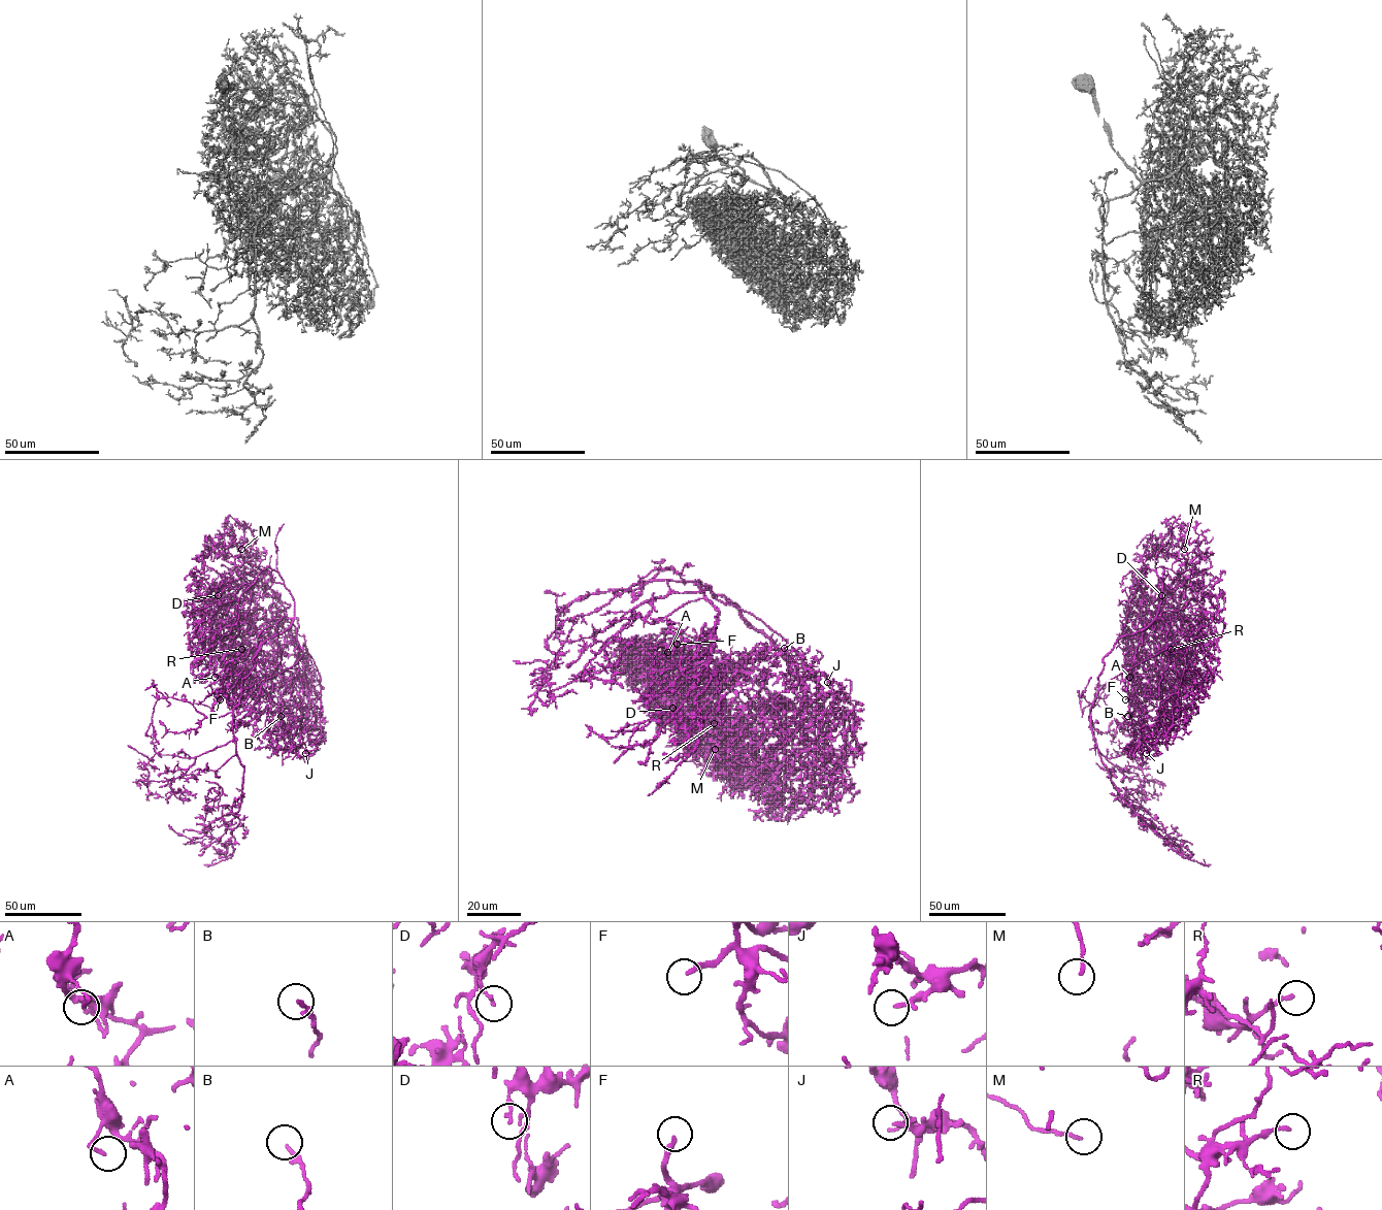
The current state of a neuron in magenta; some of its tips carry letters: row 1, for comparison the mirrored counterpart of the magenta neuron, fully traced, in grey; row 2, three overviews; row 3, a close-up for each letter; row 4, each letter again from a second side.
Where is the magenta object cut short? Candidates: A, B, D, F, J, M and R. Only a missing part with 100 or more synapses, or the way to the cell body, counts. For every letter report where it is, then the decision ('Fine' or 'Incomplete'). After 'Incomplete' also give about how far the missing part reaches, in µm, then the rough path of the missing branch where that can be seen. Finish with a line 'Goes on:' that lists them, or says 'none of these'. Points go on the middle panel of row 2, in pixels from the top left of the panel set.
A: Place: (667, 652). Incomplete. Missing length about 50 µm
B: Place: (784, 648). Fine
D: Place: (672, 708). Fine
F: Place: (677, 644). Incomplete. Missing length about 25 µm. Course of what is missing: (677, 644), (695, 626), (687, 622), (683, 626)
J: Place: (827, 682). Fine
M: Place: (715, 749). Incomplete. Missing length about 30 µm. Course of what is missing: (715, 749), (704, 751), (701, 742), (693, 742), (708, 738), (720, 722), (719, 717)
R: Place: (714, 723). Fine
Goes on: A, F, M

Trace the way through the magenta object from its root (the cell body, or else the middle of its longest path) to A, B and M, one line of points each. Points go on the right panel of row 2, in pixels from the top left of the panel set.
A: (1112, 649), (1161, 619), (1143, 634), (1129, 677)
B: (1112, 649), (1157, 619), (1169, 627), (1161, 719), (1142, 731), (1127, 716)
M: (1112, 649), (1156, 616), (1164, 570), (1158, 566), (1171, 568), (1177, 559), (1166, 544), (1184, 549)

